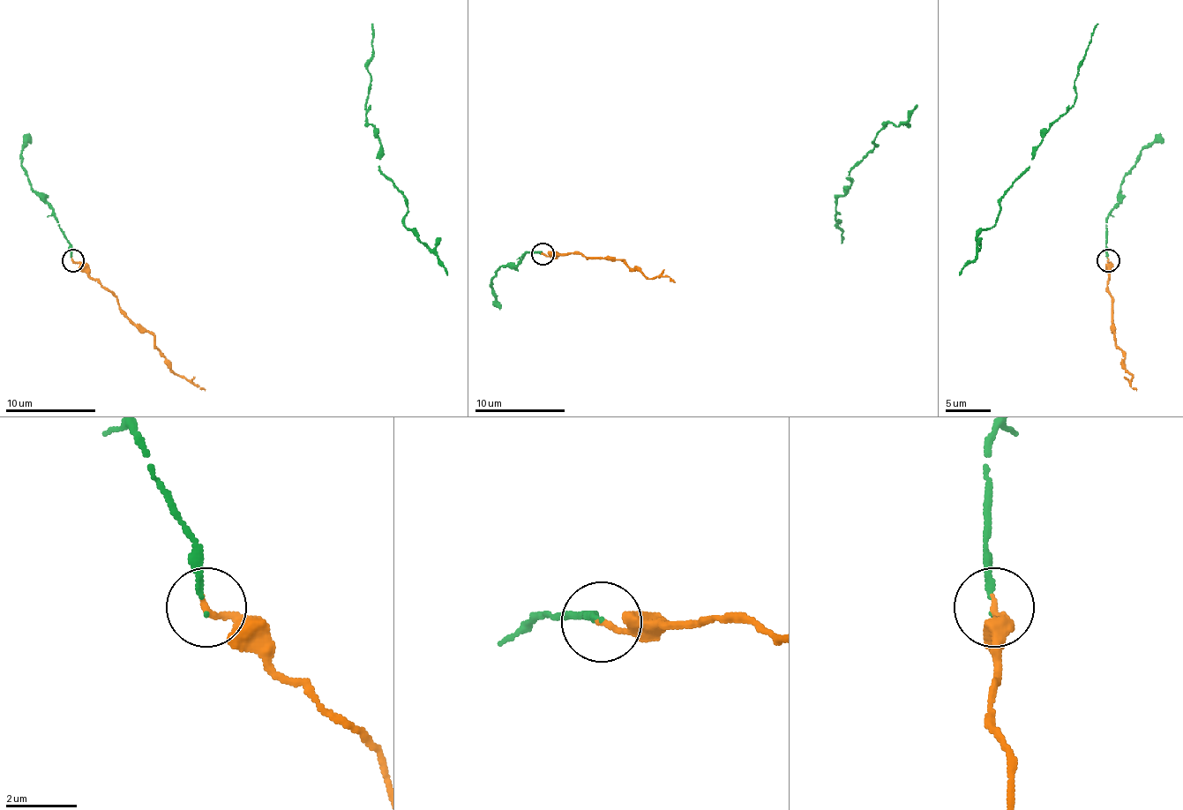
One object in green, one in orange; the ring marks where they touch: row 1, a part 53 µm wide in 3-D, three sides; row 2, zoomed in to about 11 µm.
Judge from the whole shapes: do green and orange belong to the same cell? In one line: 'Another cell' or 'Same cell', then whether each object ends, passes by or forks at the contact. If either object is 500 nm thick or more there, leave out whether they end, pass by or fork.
Same cell. At the ring green ends. At the ring orange ends

